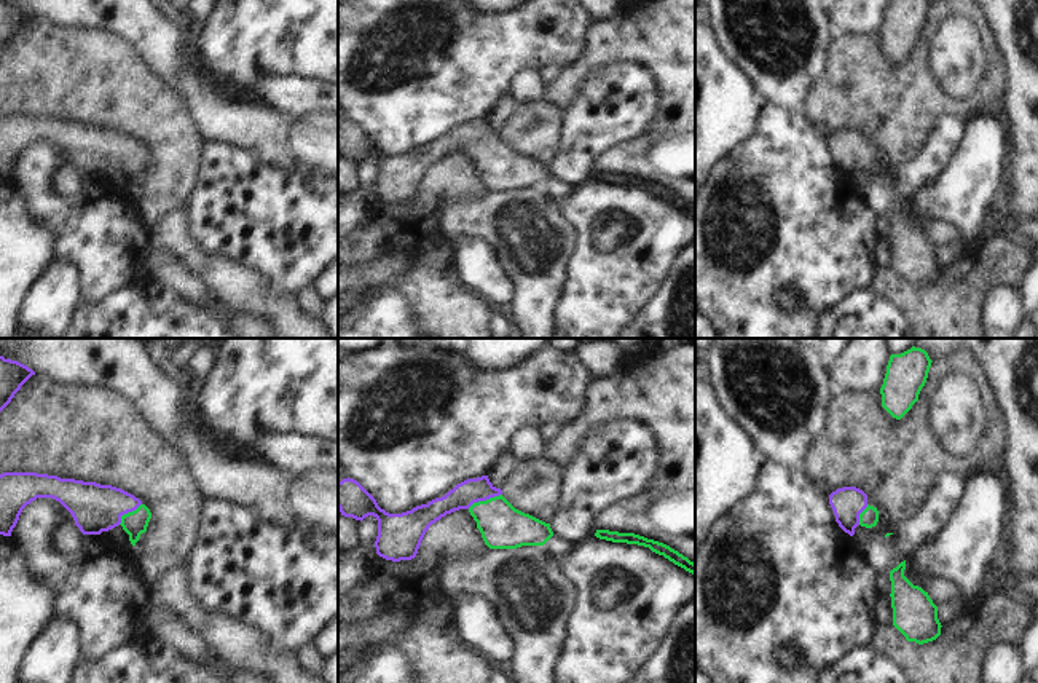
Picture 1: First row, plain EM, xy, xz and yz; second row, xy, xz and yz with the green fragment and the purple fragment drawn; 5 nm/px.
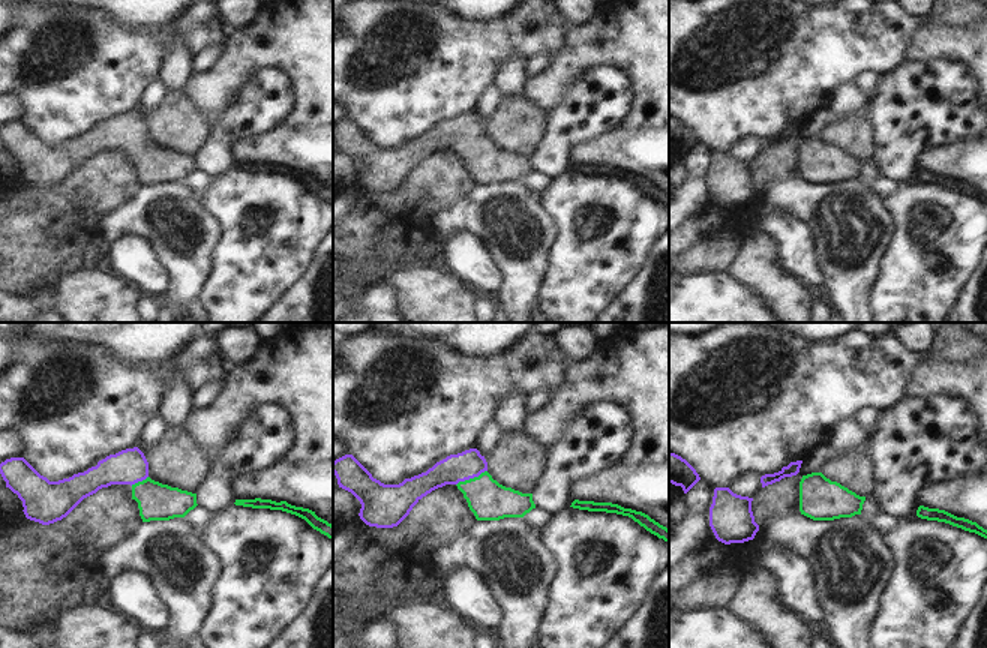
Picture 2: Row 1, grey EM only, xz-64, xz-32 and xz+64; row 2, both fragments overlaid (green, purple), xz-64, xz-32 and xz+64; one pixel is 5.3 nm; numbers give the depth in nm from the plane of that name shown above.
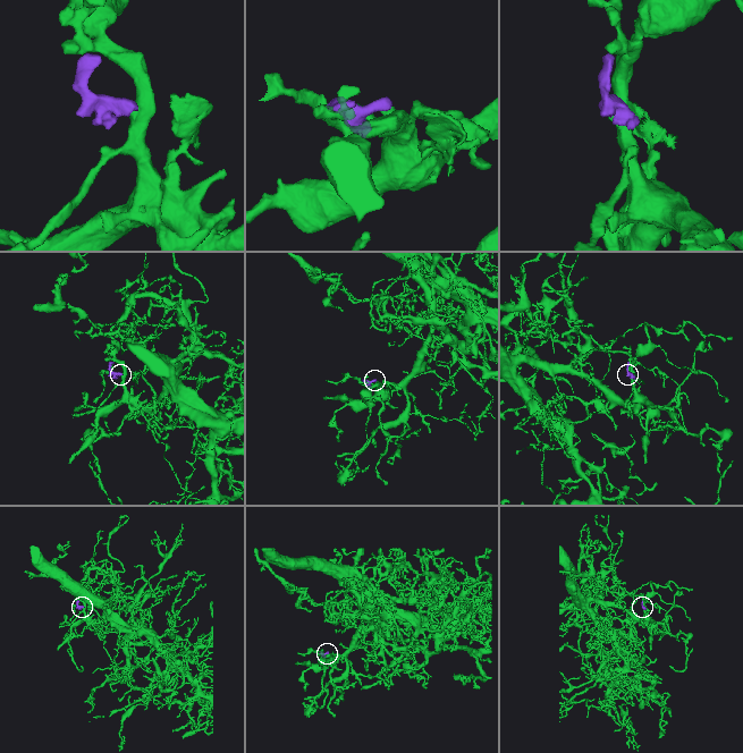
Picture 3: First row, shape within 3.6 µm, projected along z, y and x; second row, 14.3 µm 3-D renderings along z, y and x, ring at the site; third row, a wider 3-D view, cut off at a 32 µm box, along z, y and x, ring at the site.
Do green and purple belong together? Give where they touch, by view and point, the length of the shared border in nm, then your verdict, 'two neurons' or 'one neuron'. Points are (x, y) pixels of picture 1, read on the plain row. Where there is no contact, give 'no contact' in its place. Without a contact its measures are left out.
contact xz (483, 144); length 190 nm; one neuron

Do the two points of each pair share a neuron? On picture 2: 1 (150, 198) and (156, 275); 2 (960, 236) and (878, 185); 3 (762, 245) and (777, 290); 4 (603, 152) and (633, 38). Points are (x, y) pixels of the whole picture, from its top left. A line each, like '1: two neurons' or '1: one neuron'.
1: two neurons
2: two neurons
3: one neuron
4: one neuron

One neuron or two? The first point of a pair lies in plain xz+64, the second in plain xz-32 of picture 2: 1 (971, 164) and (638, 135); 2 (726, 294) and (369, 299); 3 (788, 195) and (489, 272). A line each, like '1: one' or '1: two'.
1: one
2: one
3: two

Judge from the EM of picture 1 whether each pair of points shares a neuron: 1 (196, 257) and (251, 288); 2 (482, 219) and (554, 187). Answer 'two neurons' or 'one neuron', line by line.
1: one neuron
2: two neurons

